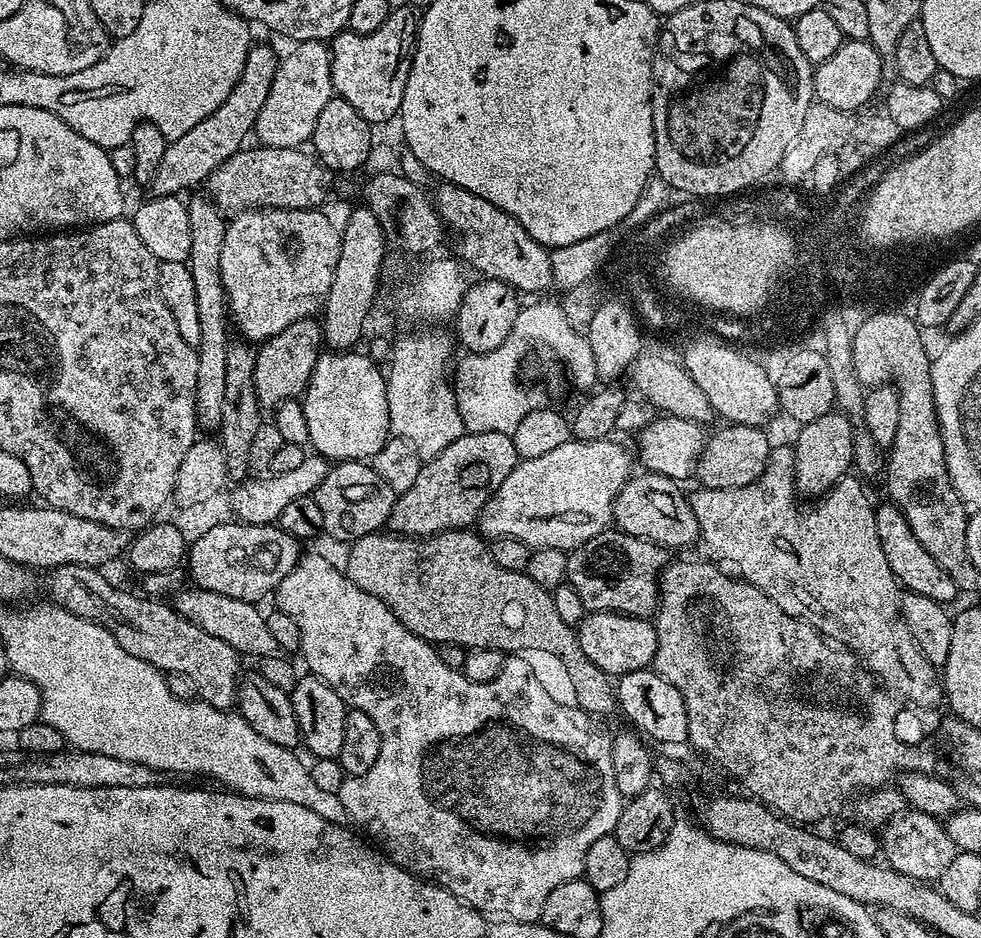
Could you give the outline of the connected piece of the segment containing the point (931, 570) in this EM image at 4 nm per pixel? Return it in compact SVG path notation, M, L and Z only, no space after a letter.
M885 502L882 506L879 505L876 508L875 526L878 529L879 545L885 551L891 572L907 591L917 593L922 597L934 598L935 601L943 604L950 604L950 601L959 595L959 585L931 557L918 538L915 538L905 516L901 514L899 505L891 502Z

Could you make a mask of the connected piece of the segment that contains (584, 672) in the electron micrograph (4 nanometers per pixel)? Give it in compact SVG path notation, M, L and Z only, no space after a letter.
M381 530L358 537L357 540L351 541L349 548L352 549L348 552L348 568L346 567L346 574L354 582L354 586L358 586L362 590L366 590L366 594L374 594L374 598L386 602L386 606L390 606L390 610L396 615L398 622L402 622L402 626L406 626L406 630L418 634L418 638L428 641L433 646L457 644L467 650L473 648L489 648L490 650L498 650L505 654L528 654L528 651L533 648L536 652L549 652L550 655L557 656L564 663L564 668L568 671L569 678L572 679L572 688L576 691L575 703L583 708L588 715L605 718L604 716L610 715L612 711L614 713L617 711L616 689L613 681L607 672L598 670L598 666L594 666L594 662L590 662L590 658L586 658L586 654L582 654L582 646L578 646L575 627L566 622L562 622L558 610L554 610L551 591L542 586L538 586L538 582L534 582L534 578L530 578L527 572L505 570L502 566L498 566L498 562L494 562L489 541L485 537L472 530L434 533L433 536L403 536L393 534L388 530Z

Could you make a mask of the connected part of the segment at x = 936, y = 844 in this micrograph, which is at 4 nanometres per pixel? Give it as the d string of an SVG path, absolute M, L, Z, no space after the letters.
M915 810L905 811L903 814L895 816L893 820L889 820L887 824L883 825L878 837L887 867L915 880L925 882L939 881L946 866L950 866L950 862L954 862L958 851L956 843L950 838L947 827L937 817Z

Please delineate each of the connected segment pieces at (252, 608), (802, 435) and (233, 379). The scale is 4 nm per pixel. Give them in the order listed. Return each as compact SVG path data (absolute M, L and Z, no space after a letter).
M184 586L174 596L174 607L179 616L206 630L206 634L214 634L214 638L226 642L226 646L239 652L241 657L259 658L271 656L277 651L274 634L270 634L265 613L260 613L256 604L242 602L238 598L226 598L226 594L214 594L214 590Z
M840 410L822 414L822 418L814 418L814 422L803 425L796 436L794 451L796 453L796 490L804 492L811 498L819 498L849 475L853 467L854 438L857 433L847 415Z
M229 343L226 354L226 394L222 398L222 422L218 429L218 443L225 454L228 475L236 482L245 479L247 472L244 471L249 471L250 445L262 422L262 405L254 390L256 354L251 343L239 343Z

